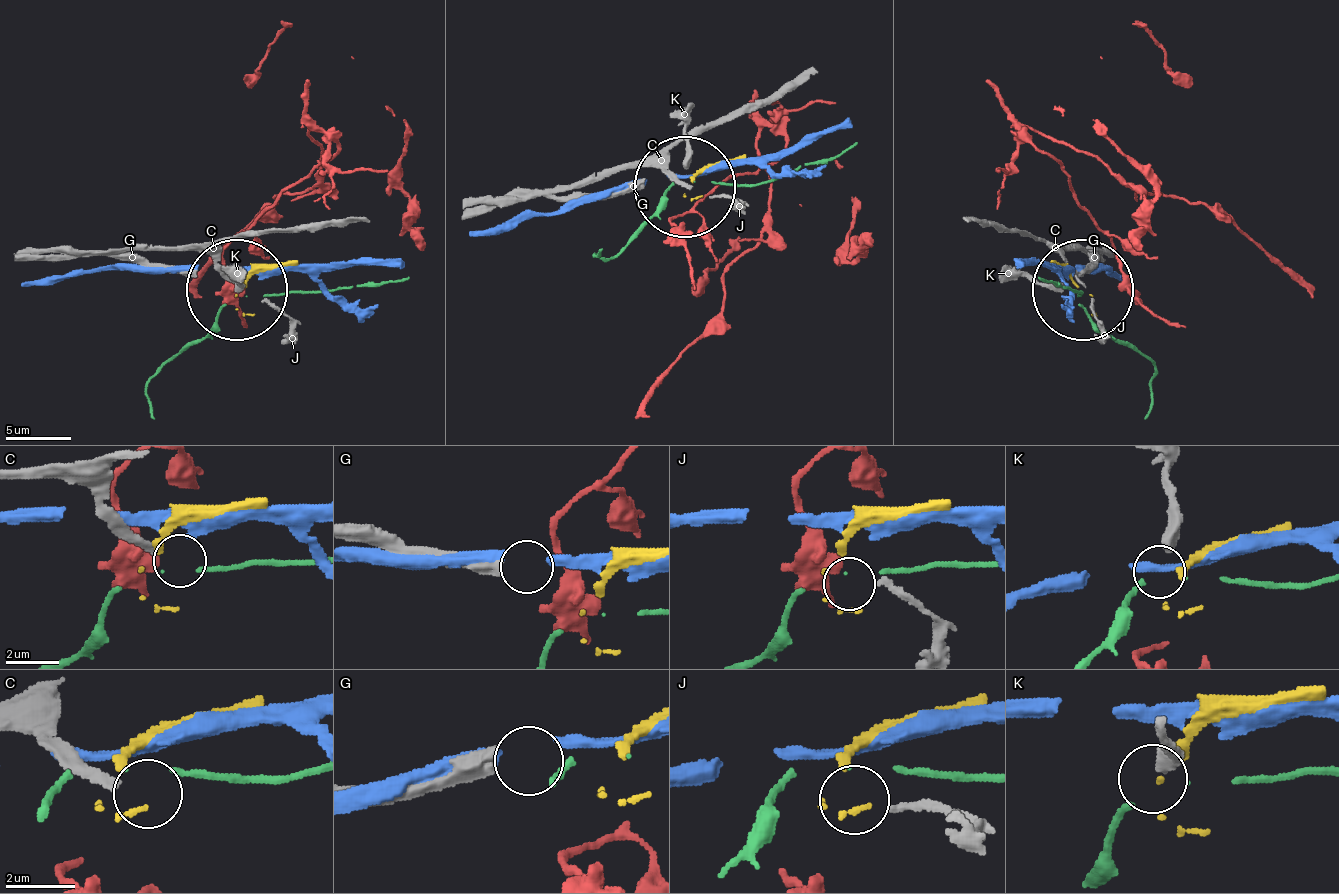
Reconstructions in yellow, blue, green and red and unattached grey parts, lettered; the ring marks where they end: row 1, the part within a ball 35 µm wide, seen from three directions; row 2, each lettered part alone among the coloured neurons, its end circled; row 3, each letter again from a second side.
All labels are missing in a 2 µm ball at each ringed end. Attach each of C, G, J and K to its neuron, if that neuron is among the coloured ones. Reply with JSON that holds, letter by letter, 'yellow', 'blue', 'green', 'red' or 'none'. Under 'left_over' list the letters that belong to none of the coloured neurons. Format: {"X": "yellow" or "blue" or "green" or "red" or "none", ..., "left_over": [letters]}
{"C": "none", "G": "none", "J": "yellow", "K": "none", "left_over": ["C", "G", "K"]}

